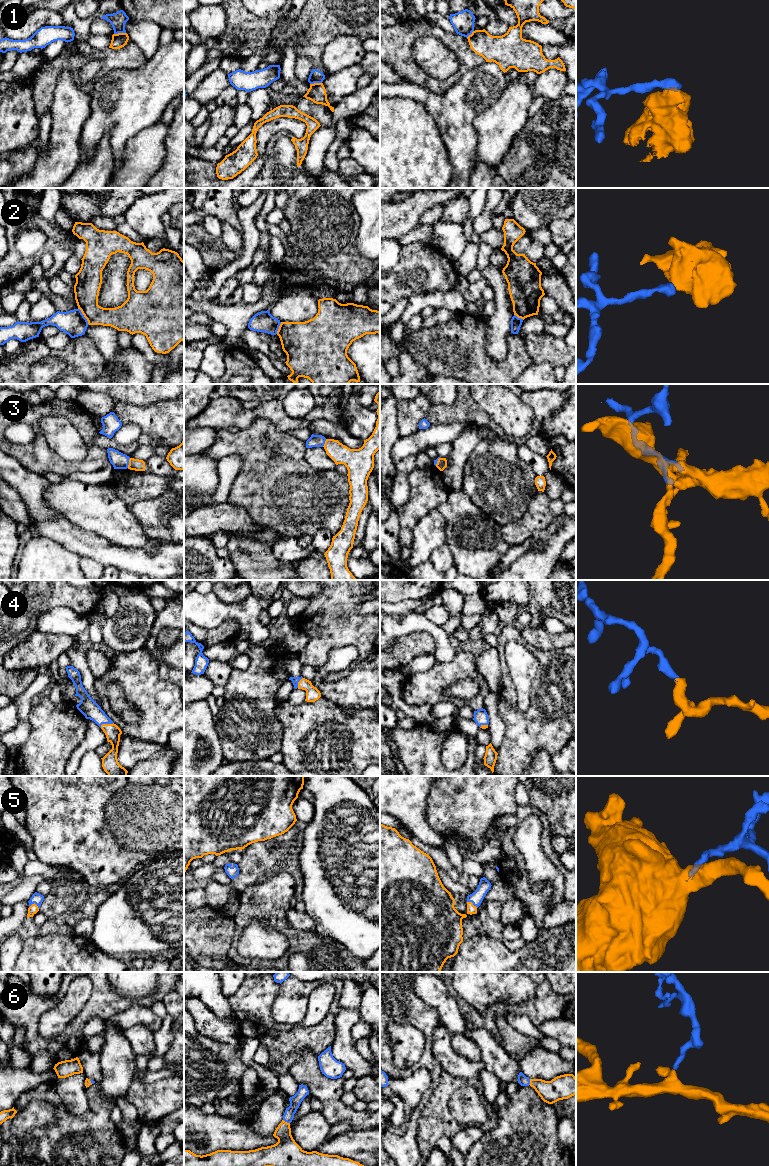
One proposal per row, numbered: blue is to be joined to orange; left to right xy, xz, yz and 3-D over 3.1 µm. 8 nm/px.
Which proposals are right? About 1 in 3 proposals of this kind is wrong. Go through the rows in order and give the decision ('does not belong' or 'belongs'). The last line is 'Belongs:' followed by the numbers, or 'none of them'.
1: does not belong
2: does not belong
3: does not belong
4: belongs
5: belongs
6: belongs
Belongs: 4, 5, 6

